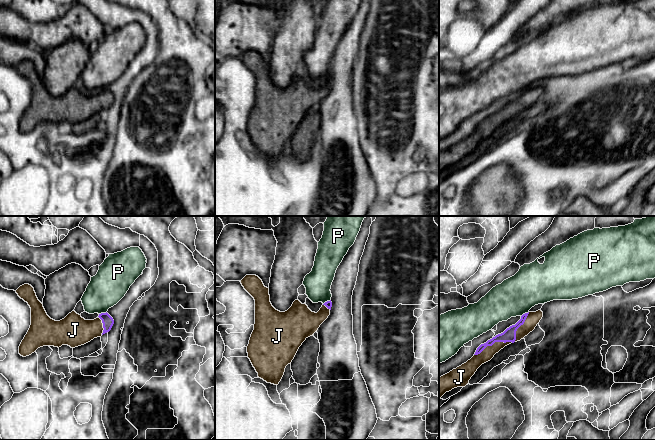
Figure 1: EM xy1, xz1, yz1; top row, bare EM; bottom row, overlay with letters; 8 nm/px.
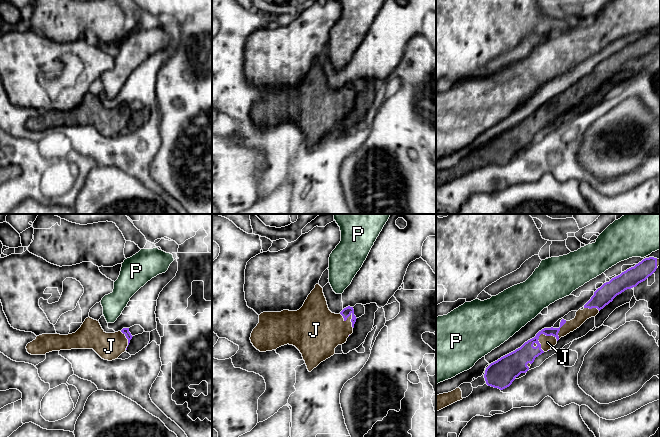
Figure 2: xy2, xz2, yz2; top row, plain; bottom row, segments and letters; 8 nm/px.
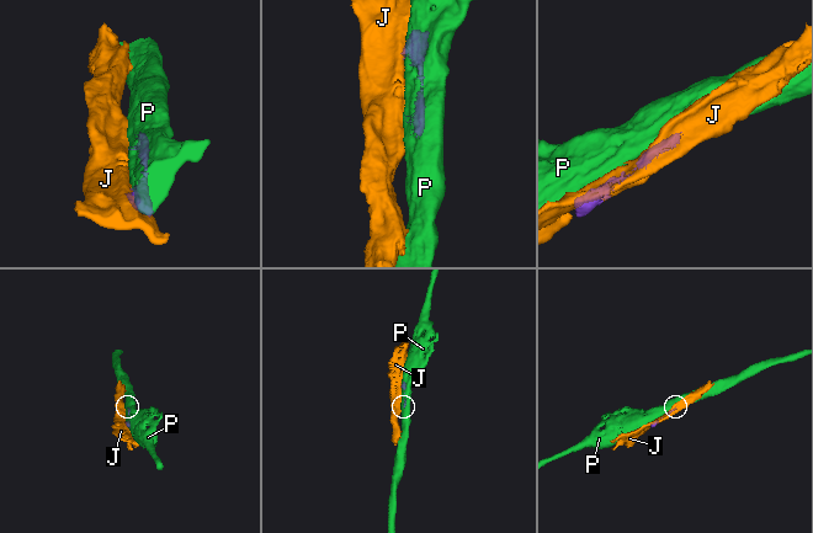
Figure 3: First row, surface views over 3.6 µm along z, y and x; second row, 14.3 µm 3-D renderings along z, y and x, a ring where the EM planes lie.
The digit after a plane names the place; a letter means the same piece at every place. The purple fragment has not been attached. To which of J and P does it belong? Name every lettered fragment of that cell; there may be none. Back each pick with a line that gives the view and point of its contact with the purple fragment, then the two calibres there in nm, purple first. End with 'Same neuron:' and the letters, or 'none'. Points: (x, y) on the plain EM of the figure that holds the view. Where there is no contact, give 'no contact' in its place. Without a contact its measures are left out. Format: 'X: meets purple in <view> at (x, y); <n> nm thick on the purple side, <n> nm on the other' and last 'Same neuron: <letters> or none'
J: meets purple in yz2 at (549, 111); 150 nm thick on the purple side, 100 nm on the other
Same neuron: J

